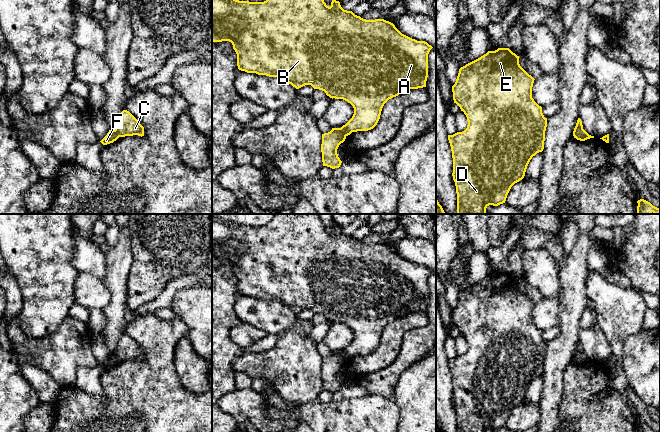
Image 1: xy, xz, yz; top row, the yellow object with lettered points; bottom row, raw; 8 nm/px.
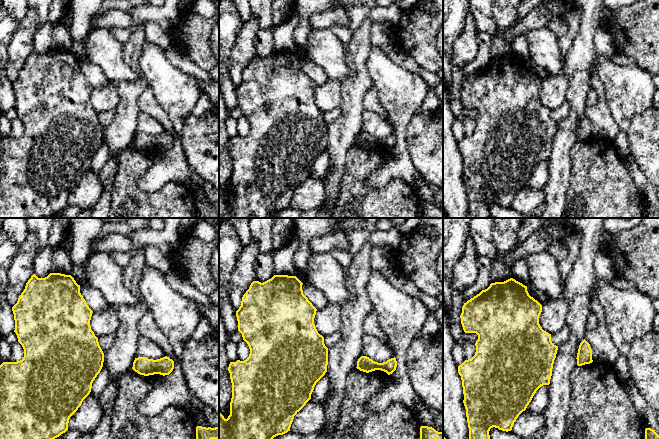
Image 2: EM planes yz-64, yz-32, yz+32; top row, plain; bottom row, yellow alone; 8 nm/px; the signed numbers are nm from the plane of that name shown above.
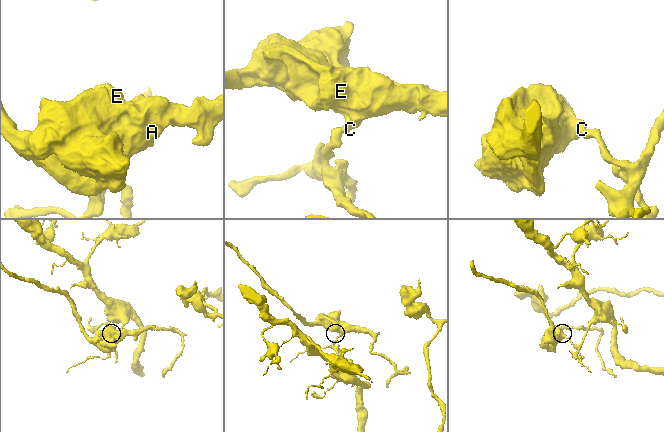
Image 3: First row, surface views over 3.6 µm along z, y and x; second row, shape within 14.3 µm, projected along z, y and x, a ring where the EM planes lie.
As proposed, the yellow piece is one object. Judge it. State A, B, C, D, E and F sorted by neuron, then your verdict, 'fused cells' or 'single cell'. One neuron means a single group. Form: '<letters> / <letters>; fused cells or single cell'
A B C D E / F; fused cells

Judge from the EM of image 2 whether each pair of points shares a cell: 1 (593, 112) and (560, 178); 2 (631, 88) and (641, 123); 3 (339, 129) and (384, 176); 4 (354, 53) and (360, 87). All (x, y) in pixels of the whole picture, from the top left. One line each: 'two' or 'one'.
1: two
2: two
3: two
4: one

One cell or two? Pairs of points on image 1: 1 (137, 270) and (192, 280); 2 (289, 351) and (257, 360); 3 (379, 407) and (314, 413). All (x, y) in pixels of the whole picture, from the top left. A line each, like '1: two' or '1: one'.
1: two
2: one
3: one

